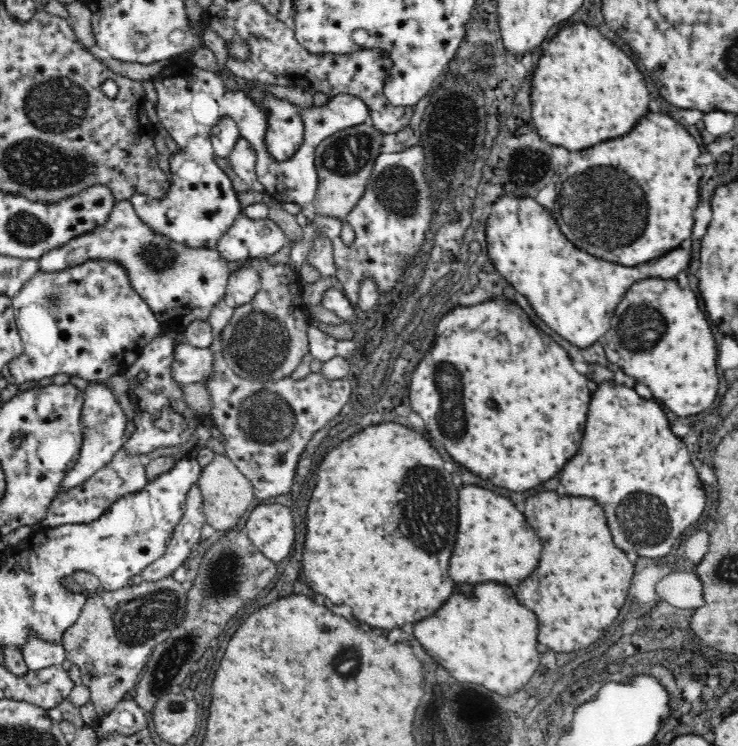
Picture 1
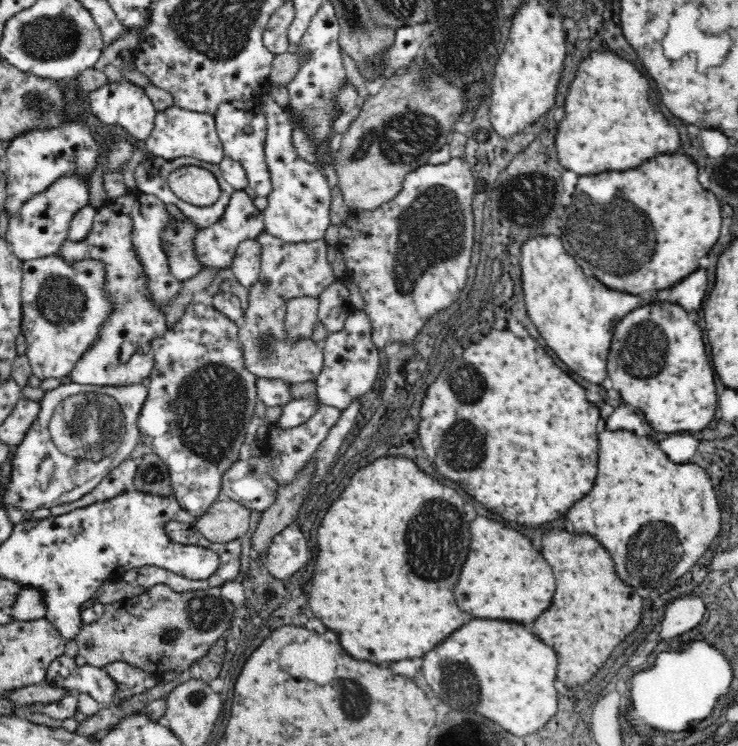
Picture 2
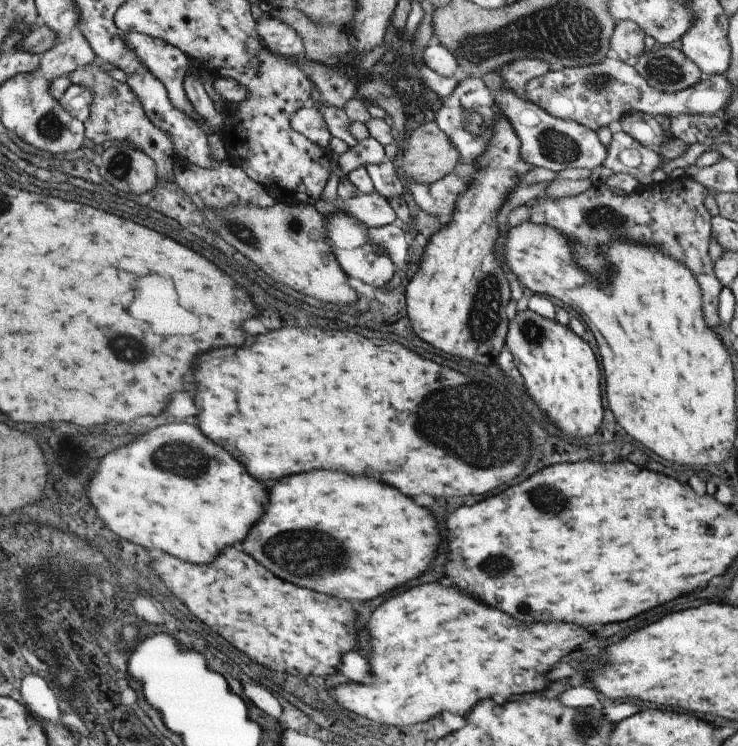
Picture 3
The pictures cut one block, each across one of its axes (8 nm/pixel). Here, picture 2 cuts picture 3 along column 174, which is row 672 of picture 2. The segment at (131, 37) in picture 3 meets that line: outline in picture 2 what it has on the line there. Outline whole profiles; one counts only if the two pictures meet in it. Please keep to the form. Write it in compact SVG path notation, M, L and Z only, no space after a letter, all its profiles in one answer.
M60 654L46 670L44 682L48 686L64 688L68 694L88 694L98 700L100 706L114 704L114 694L118 690L116 682L98 666L78 666L74 658Z

